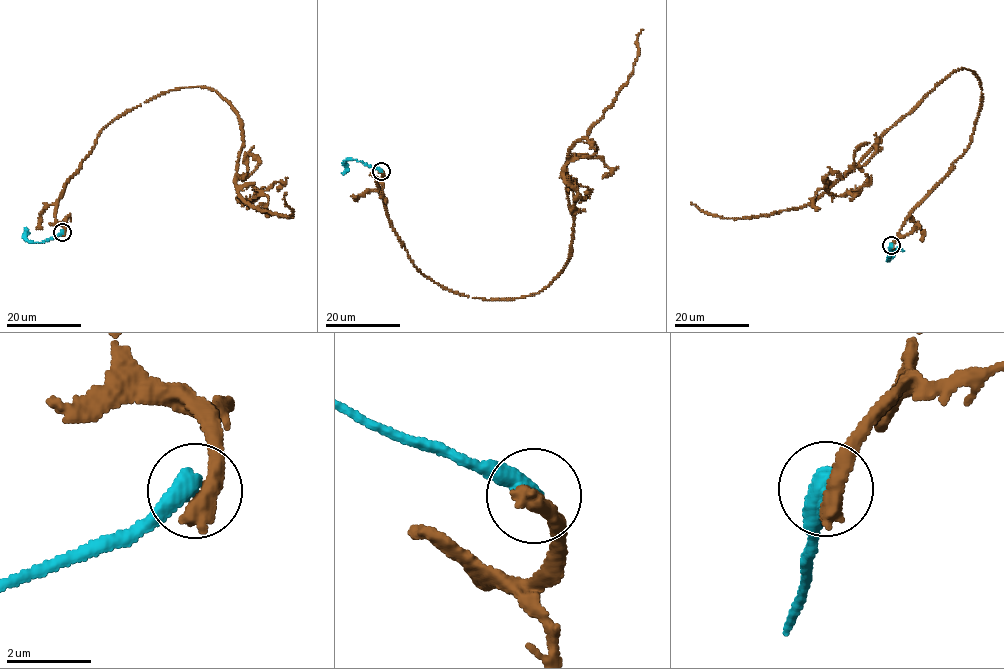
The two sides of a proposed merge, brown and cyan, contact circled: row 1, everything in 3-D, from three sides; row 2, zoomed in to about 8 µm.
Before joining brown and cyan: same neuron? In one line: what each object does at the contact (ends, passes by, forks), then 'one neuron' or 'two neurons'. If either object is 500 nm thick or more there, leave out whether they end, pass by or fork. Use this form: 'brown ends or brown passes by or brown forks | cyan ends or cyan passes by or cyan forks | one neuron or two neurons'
two neurons

